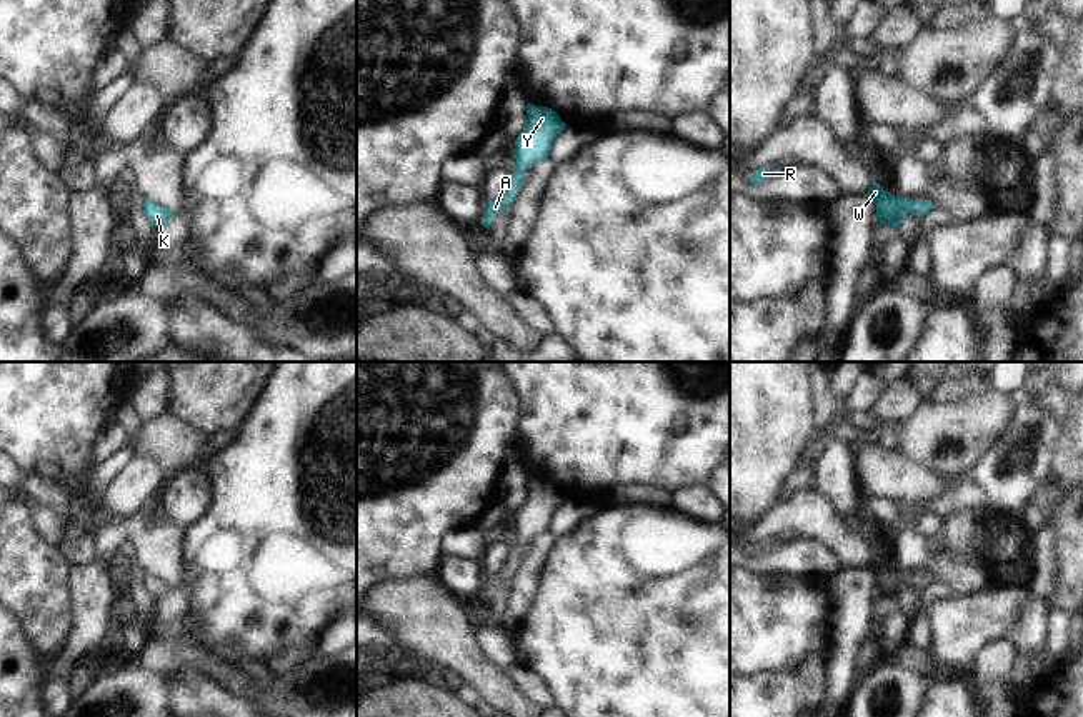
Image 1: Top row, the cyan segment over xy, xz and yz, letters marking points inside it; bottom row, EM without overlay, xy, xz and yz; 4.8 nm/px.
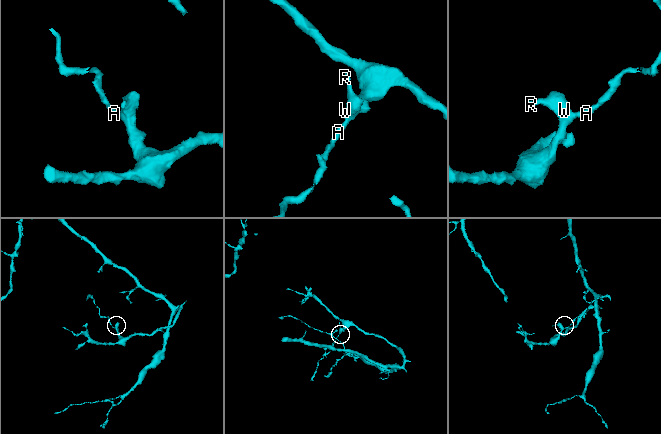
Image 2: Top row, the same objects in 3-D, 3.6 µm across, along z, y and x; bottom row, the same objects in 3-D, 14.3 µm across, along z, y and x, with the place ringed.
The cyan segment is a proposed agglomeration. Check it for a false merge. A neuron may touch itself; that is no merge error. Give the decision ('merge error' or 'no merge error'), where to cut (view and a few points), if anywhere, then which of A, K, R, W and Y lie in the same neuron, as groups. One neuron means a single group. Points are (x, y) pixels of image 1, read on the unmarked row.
no merge error; no cut; A K R W Y

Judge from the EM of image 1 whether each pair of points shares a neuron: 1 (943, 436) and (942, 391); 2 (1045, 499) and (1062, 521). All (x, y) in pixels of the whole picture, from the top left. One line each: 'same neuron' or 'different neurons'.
1: different neurons
2: different neurons

